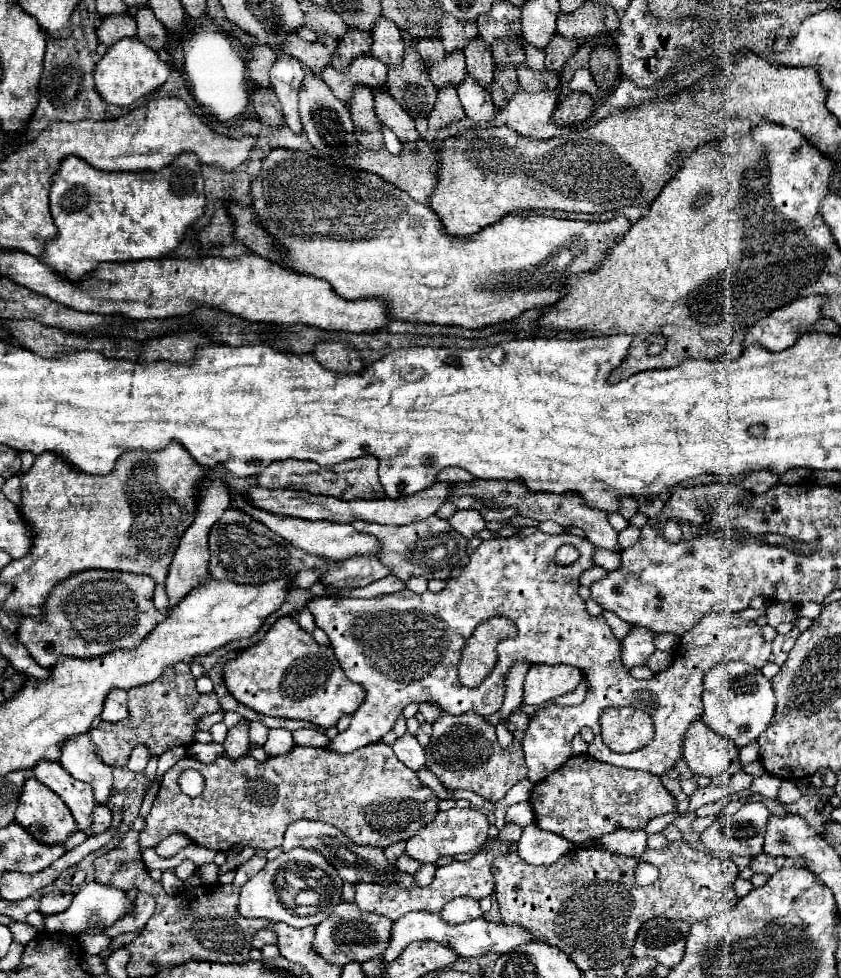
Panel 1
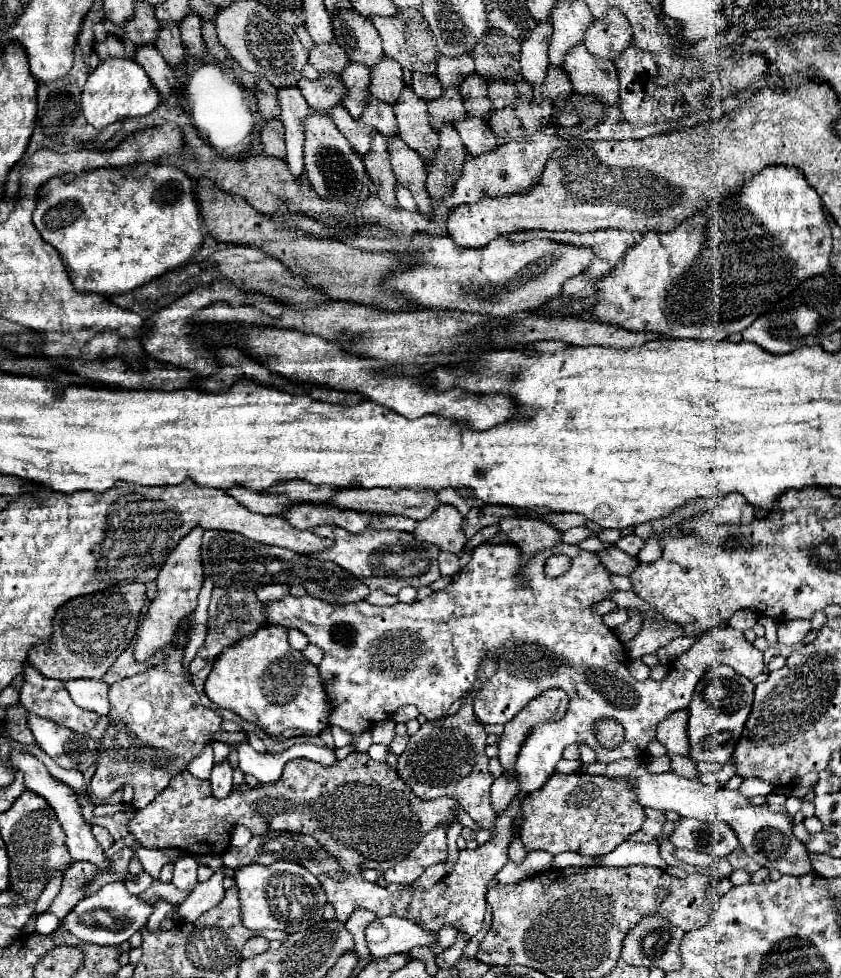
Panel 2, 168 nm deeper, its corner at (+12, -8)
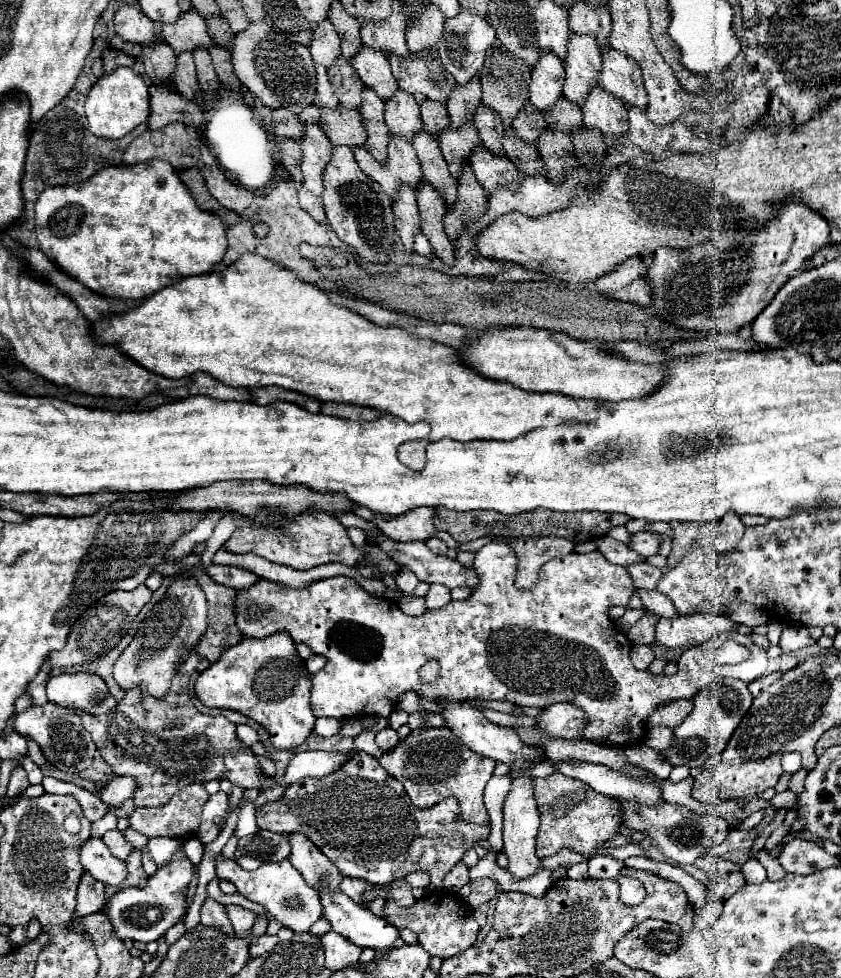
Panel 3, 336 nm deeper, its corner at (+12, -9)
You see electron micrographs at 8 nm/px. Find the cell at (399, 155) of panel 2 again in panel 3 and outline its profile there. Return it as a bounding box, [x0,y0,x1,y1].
[416,180,454,264]

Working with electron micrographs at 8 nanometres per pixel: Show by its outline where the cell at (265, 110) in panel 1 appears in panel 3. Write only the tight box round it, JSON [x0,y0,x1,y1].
[278,138,302,180]

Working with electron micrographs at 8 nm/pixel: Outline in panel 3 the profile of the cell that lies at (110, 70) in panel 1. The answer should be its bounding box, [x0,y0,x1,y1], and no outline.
[86,66,150,138]

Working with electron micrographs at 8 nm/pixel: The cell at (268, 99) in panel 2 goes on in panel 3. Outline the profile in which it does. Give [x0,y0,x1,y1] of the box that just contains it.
[272,108,302,138]

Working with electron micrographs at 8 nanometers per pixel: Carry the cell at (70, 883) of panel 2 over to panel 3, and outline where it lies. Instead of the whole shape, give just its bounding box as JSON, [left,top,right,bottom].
[76,872,106,918]

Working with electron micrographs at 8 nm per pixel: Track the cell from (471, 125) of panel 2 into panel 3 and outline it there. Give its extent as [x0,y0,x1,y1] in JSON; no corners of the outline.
[470,146,522,192]

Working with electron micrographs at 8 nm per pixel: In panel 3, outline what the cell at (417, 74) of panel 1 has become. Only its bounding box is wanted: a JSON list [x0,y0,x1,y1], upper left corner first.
[412,130,456,204]

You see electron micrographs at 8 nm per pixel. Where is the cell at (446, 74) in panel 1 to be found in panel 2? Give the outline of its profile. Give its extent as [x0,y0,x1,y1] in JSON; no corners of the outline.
[428,89,466,131]

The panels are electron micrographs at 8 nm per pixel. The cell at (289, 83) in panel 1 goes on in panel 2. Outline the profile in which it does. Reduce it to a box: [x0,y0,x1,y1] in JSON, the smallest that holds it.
[278,87,310,179]

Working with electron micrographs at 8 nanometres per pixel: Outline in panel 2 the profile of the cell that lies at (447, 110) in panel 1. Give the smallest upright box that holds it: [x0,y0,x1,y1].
[428,125,466,201]

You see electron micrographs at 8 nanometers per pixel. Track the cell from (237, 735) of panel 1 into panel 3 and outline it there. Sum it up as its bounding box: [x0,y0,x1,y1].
[198,790,228,844]

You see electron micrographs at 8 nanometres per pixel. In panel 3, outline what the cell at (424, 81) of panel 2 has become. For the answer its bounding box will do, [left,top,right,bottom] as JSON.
[420,98,450,134]

